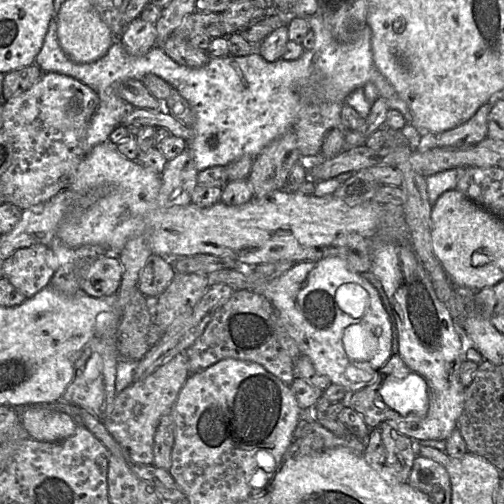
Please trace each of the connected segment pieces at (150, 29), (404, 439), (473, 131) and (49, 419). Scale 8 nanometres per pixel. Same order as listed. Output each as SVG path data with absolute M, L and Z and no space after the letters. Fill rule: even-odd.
M136 17L134 20L132 20L126 26L121 37L119 37L119 39L115 38L114 41L116 41L116 40L119 40L121 42L121 44L123 45L124 49L126 50L126 52L128 54L133 55L133 56L137 56L137 57L142 56L142 55L146 54L154 46L154 43L155 43L155 40L156 40L156 26L153 23L144 21L141 18Z
M387 421L379 426L381 439L386 451L386 465L390 467L401 482L408 482L413 461L413 440L401 433Z
M491 97L468 121L455 128L422 134L415 149L427 151L440 147L468 147L481 142L487 137L488 115L495 101L495 97Z
M29 405L19 410L20 423L38 441L60 441L74 434L78 421L52 405Z

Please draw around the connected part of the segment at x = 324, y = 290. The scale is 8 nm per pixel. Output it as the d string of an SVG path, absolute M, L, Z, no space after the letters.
M340 257L295 263L288 271L269 281L253 281L253 275L248 274L251 267L253 266L224 268L203 275L209 285L224 283L235 290L253 290L267 297L285 320L289 334L297 343L301 355L307 356L316 371L326 376L331 383L344 387L351 394L375 381L380 368L392 355L392 330L378 291L362 274L353 270Z

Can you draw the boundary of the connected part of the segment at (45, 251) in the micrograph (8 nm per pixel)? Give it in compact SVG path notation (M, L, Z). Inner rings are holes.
M35 244L18 249L4 260L4 277L26 298L47 287L57 268L50 245Z

